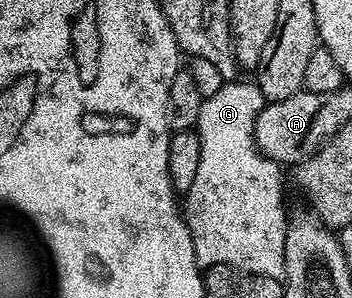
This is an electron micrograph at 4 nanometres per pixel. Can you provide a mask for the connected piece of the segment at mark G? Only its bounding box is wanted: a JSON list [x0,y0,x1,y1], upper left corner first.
[182,79,290,279]

